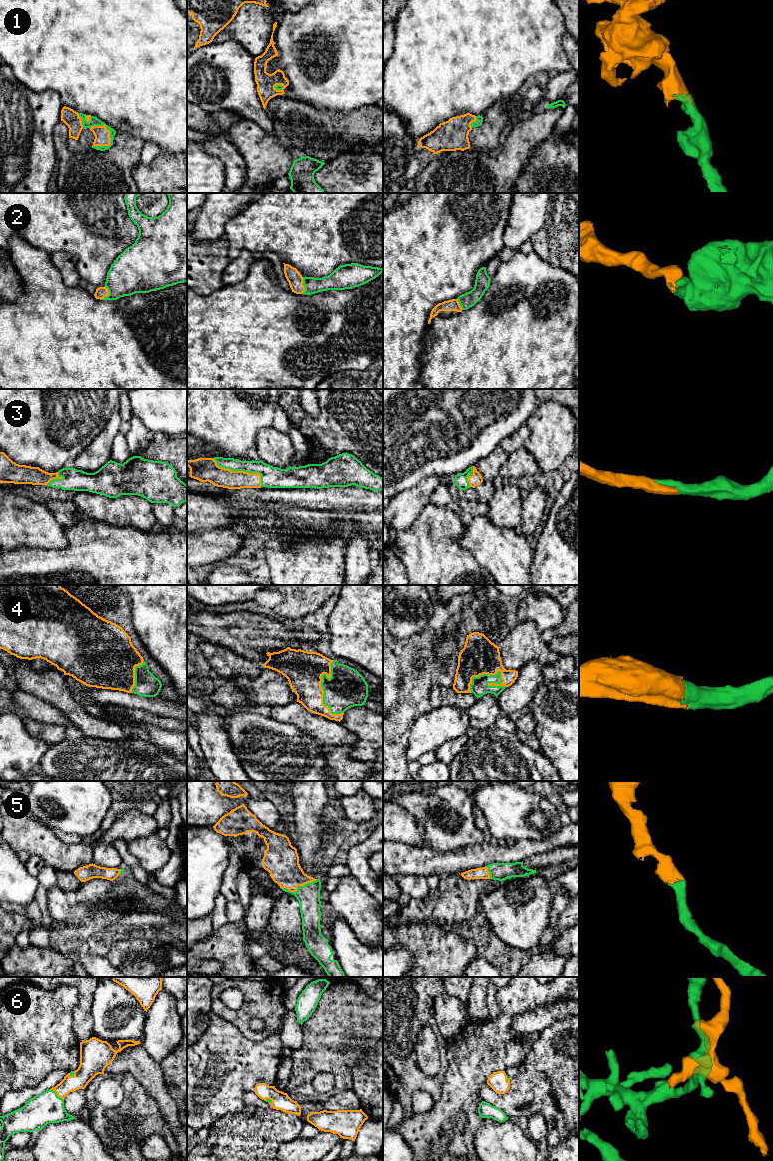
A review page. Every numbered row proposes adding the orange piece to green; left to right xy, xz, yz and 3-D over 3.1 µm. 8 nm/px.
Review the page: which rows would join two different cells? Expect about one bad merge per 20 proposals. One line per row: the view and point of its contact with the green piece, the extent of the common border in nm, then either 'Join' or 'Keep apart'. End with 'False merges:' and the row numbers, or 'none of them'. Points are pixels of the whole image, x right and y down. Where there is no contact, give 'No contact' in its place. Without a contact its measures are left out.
1: Touches green at xy (110, 143). Shared border 220 nm. Join
2: Touches green at xy (109, 294). Shared border 120 nm. Join
3: Touches green at xz (241, 470). Shared border 460 nm. Join
4: Touches green at yz (480, 675). Shared border 300 nm. Join
5: Touches green at xz (298, 886). Shared border 300 nm. Join
6: Touches green at xy (56, 1094). Shared border 140 nm. Join
False merges: none of them

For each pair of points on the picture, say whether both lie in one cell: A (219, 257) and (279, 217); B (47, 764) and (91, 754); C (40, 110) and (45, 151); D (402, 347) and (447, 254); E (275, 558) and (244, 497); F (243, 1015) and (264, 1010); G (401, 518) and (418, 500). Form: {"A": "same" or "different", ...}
{"A": "different", "B": "same", "C": "same", "D": "same", "E": "different", "F": "same", "G": "same"}

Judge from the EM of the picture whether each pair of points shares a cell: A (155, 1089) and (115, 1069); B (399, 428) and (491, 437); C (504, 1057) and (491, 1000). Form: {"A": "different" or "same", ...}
{"A": "same", "B": "same", "C": "different"}

